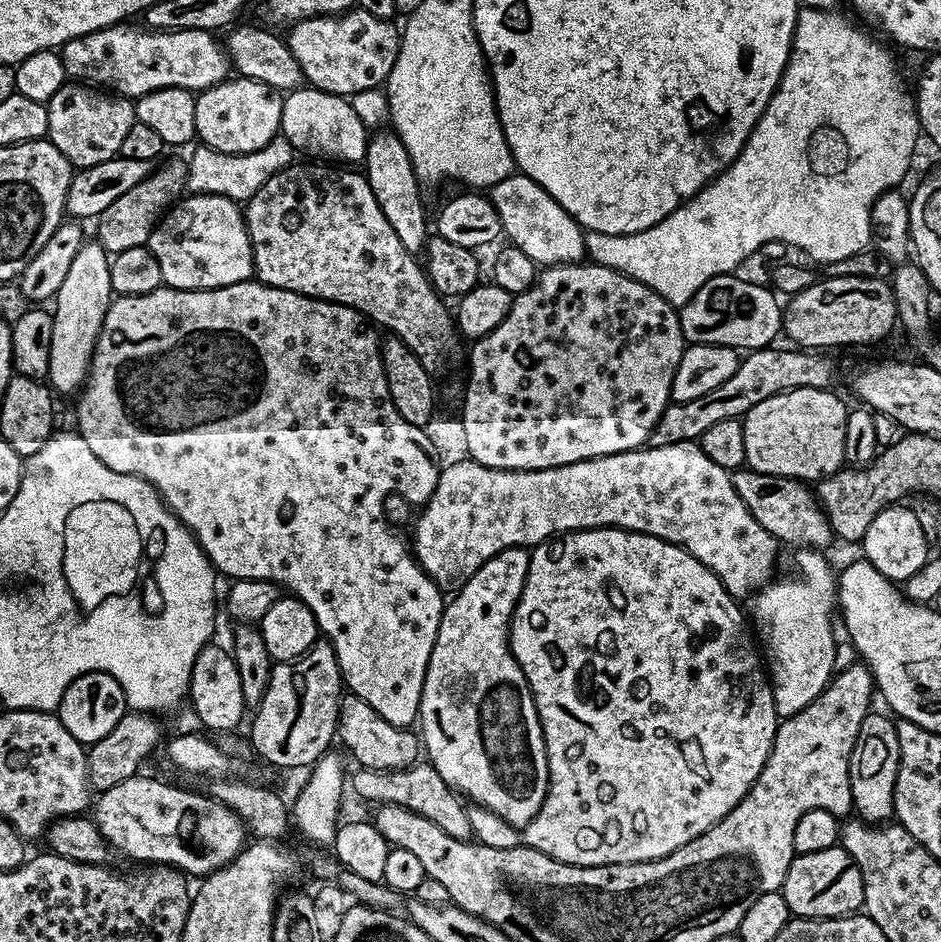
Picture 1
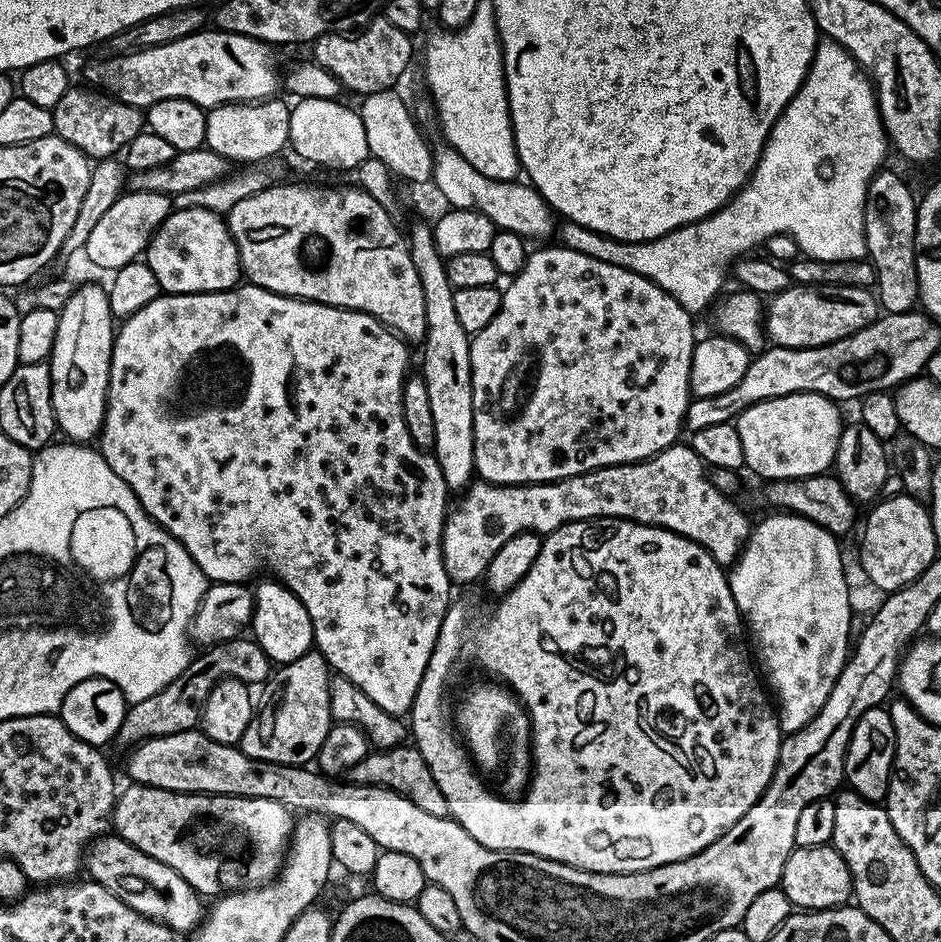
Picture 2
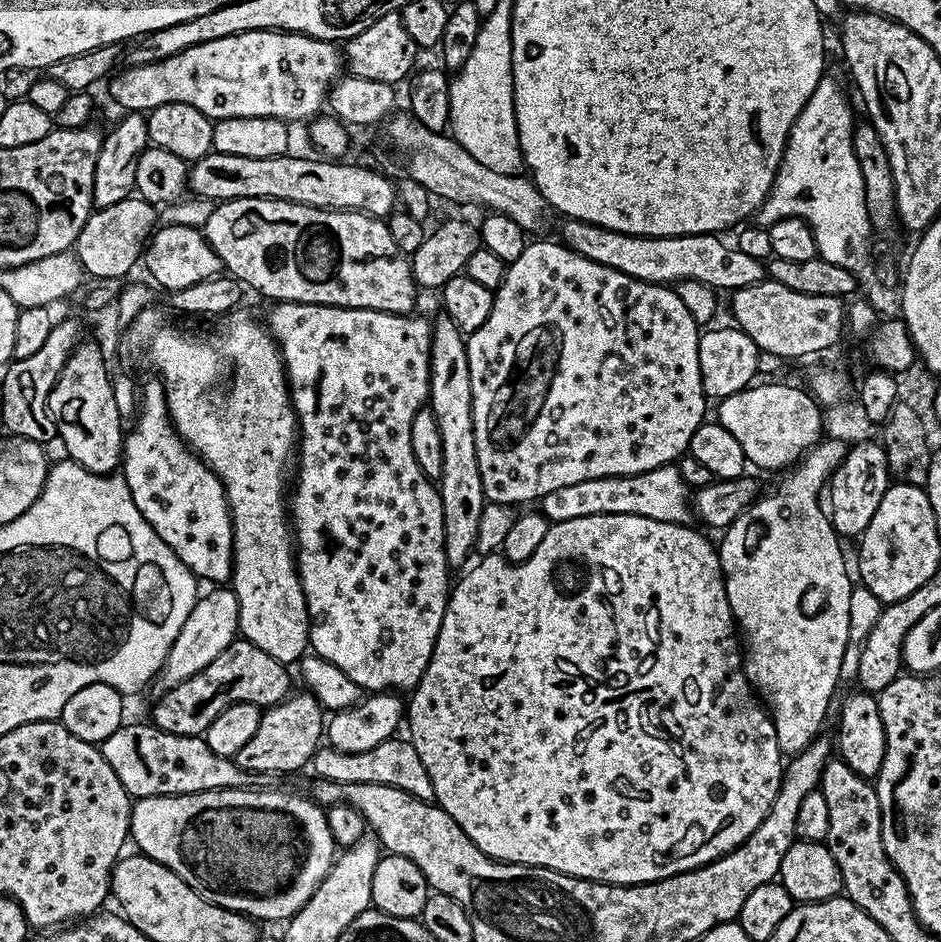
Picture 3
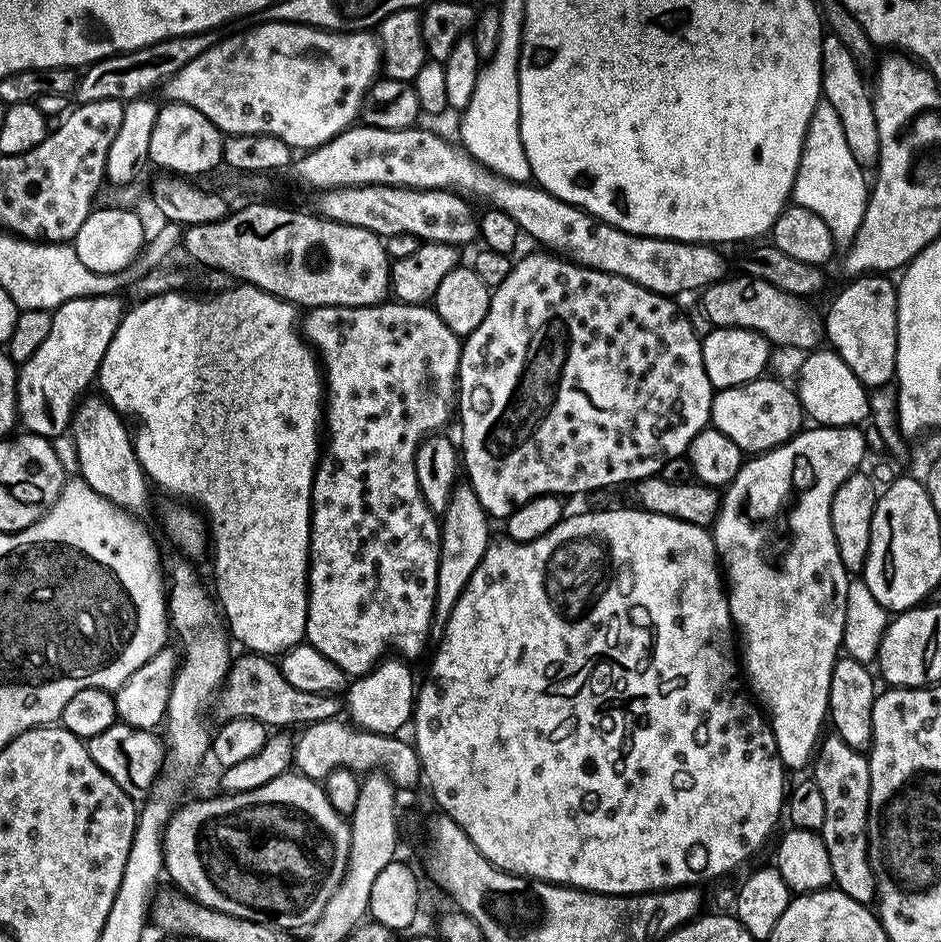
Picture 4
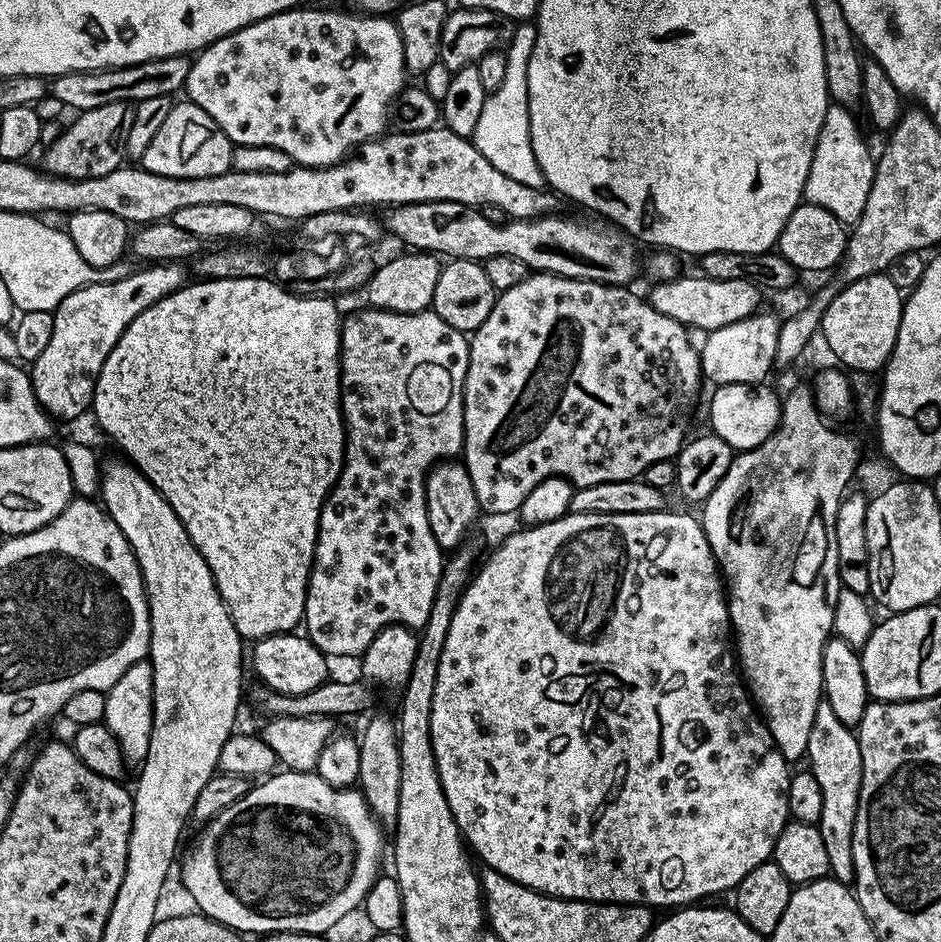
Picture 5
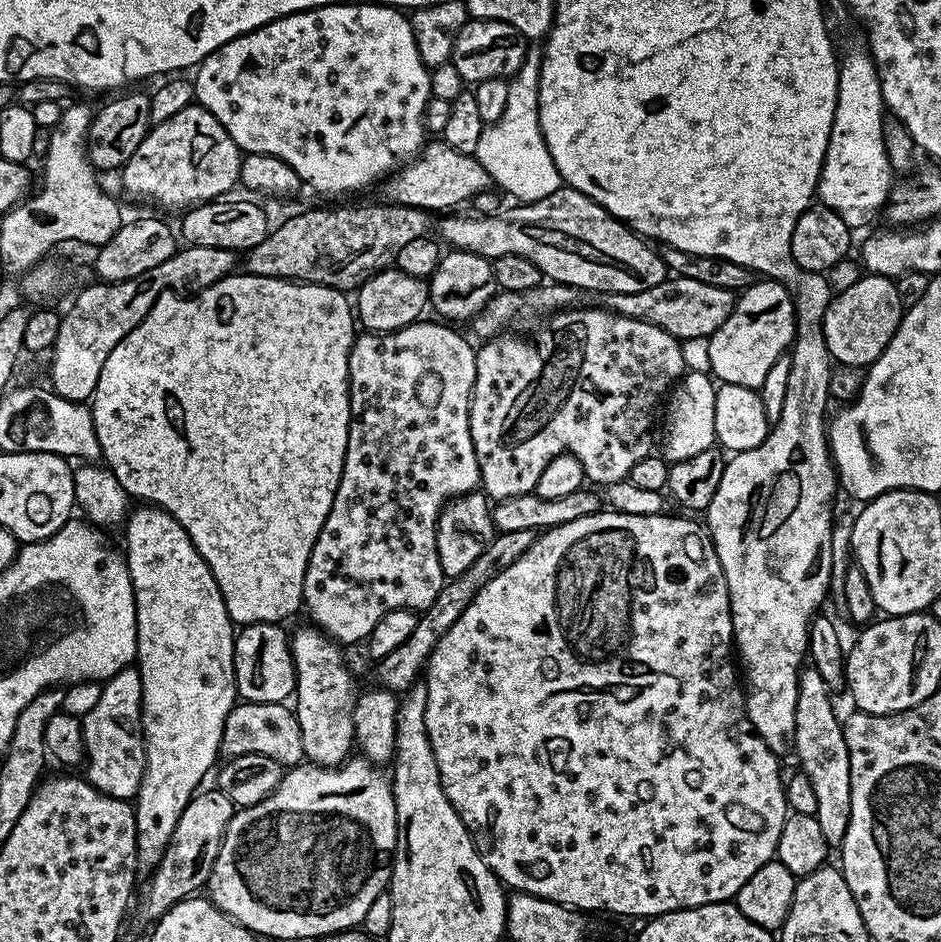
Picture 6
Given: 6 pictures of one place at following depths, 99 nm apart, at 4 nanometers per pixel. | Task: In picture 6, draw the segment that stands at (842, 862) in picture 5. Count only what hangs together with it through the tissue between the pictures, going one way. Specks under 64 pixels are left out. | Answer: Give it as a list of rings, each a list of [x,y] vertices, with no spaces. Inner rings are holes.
[[[808,666],[801,671],[794,756],[800,759],[803,775],[808,776],[814,786],[819,828],[829,846],[839,846],[846,838],[846,826],[850,826],[850,750],[844,737],[844,724],[836,717],[831,695],[826,678],[822,678],[816,668]]]

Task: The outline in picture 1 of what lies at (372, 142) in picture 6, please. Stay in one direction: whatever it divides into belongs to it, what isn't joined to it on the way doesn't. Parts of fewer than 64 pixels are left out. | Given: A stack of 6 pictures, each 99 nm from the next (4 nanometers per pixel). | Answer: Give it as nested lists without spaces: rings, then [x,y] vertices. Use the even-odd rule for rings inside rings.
[[[135,23],[112,24],[66,42],[62,55],[68,77],[129,98],[139,98],[163,88],[186,88],[199,94],[229,79],[228,53],[213,33],[202,30],[154,32],[144,26],[135,28],[132,24]]]

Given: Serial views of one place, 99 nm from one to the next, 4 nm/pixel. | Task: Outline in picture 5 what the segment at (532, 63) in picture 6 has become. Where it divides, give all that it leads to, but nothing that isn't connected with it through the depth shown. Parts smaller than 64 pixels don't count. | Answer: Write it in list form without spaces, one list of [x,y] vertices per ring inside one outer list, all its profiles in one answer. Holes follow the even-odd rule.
[[[520,22],[513,28],[516,29],[512,32],[512,41],[506,45],[506,78],[502,78],[502,86],[498,86],[498,90],[488,93],[482,106],[482,114],[478,117],[478,126],[474,126],[474,134],[470,139],[482,154],[482,158],[494,165],[494,170],[502,170],[502,174],[514,178],[514,182],[522,182],[522,186],[543,188],[546,181],[534,158],[528,109],[528,67],[530,54],[534,54],[536,25],[532,22]]]

